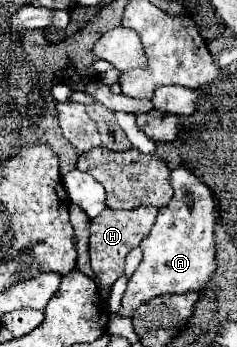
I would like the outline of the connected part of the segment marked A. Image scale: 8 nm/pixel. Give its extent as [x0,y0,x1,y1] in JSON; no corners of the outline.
[120,169,216,317]

